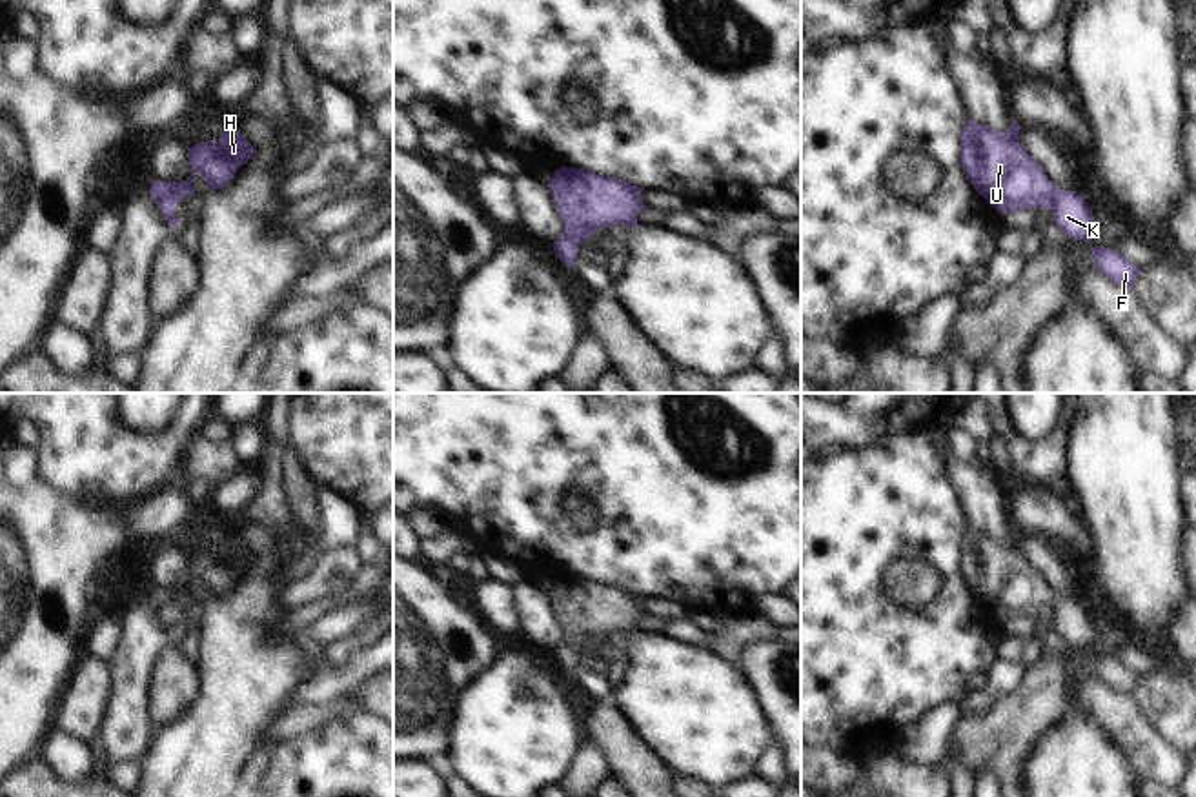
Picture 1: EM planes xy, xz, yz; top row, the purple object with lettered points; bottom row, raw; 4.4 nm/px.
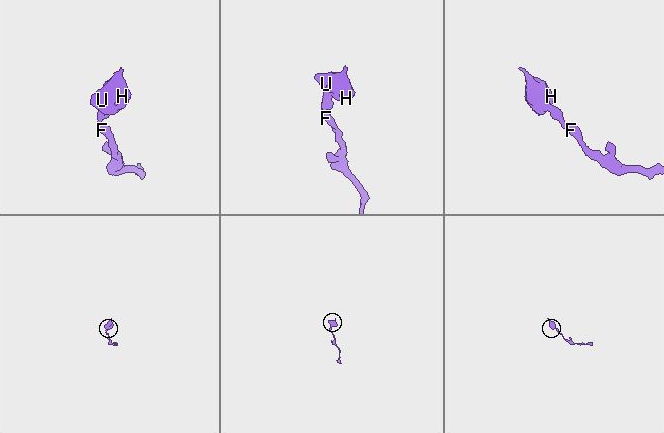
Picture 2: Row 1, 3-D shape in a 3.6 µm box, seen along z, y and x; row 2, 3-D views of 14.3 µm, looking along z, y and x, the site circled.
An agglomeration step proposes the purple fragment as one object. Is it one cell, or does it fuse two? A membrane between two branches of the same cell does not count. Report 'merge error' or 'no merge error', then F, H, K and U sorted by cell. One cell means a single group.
no merge error; F H K U

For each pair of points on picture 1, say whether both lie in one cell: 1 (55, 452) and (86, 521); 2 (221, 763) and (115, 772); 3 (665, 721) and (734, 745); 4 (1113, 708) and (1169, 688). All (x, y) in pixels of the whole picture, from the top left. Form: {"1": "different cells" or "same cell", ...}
{"1": "different cells", "2": "different cells", "3": "same cell", "4": "different cells"}

